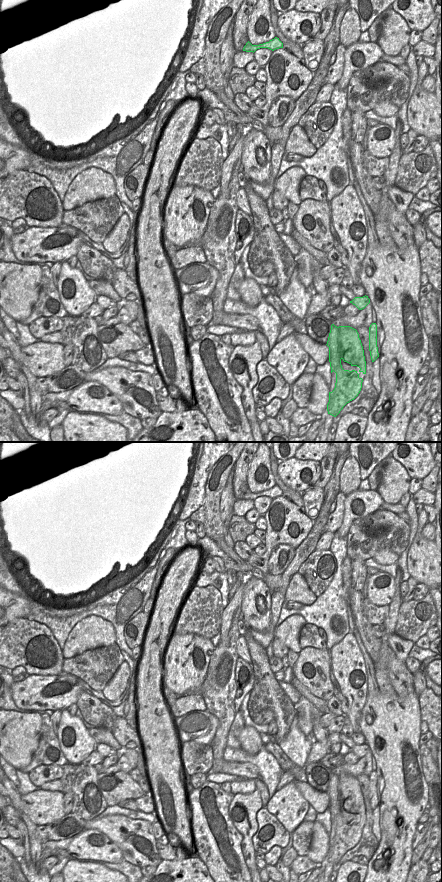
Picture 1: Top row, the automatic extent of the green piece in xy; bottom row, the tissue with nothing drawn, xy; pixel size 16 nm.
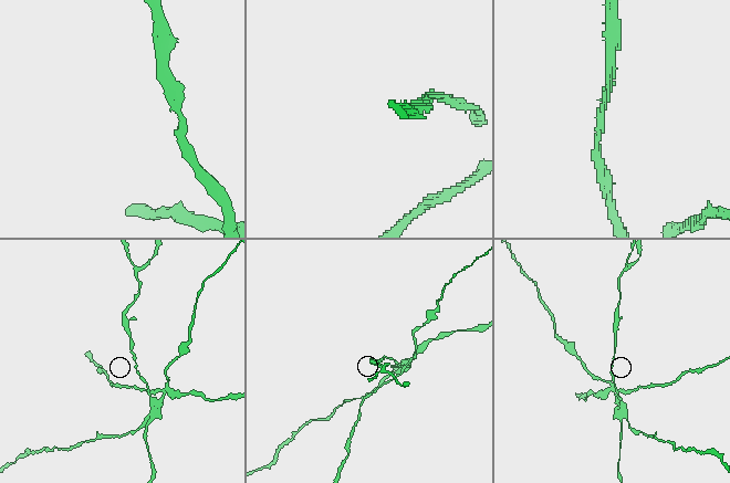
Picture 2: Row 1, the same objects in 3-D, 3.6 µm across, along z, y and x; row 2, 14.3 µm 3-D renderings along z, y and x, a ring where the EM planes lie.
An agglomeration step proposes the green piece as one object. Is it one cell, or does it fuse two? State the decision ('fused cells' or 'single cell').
fused cells

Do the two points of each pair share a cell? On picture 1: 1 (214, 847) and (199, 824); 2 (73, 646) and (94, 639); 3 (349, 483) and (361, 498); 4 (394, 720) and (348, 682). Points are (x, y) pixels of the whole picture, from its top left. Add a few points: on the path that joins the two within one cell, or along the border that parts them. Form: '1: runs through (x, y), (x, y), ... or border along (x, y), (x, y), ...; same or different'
1: runs through (214, 841), (205, 830); same
2: runs through (78, 642), (81, 639), (89, 639); same
3: border along (370, 489), (354, 490), (346, 495); different
4: border along (367, 695), (366, 702), (358, 719); different

